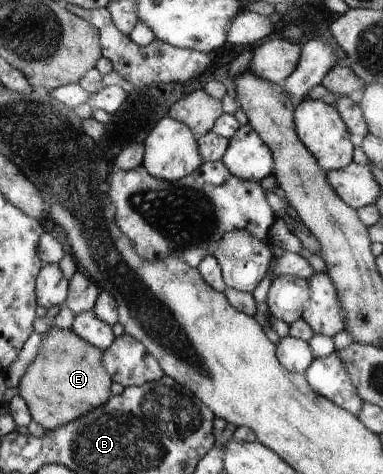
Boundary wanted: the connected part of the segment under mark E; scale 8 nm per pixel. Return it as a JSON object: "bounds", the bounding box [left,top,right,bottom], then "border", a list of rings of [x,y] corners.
{"bounds":[17,325,113,431],"border":[[[52,325],[43,334],[36,358],[20,378],[17,393],[26,402],[32,419],[42,425],[46,431],[52,431],[90,413],[92,409],[102,407],[110,399],[112,380],[113,378],[103,365],[103,350],[93,346],[91,342],[84,341],[70,328],[56,329]]]}

